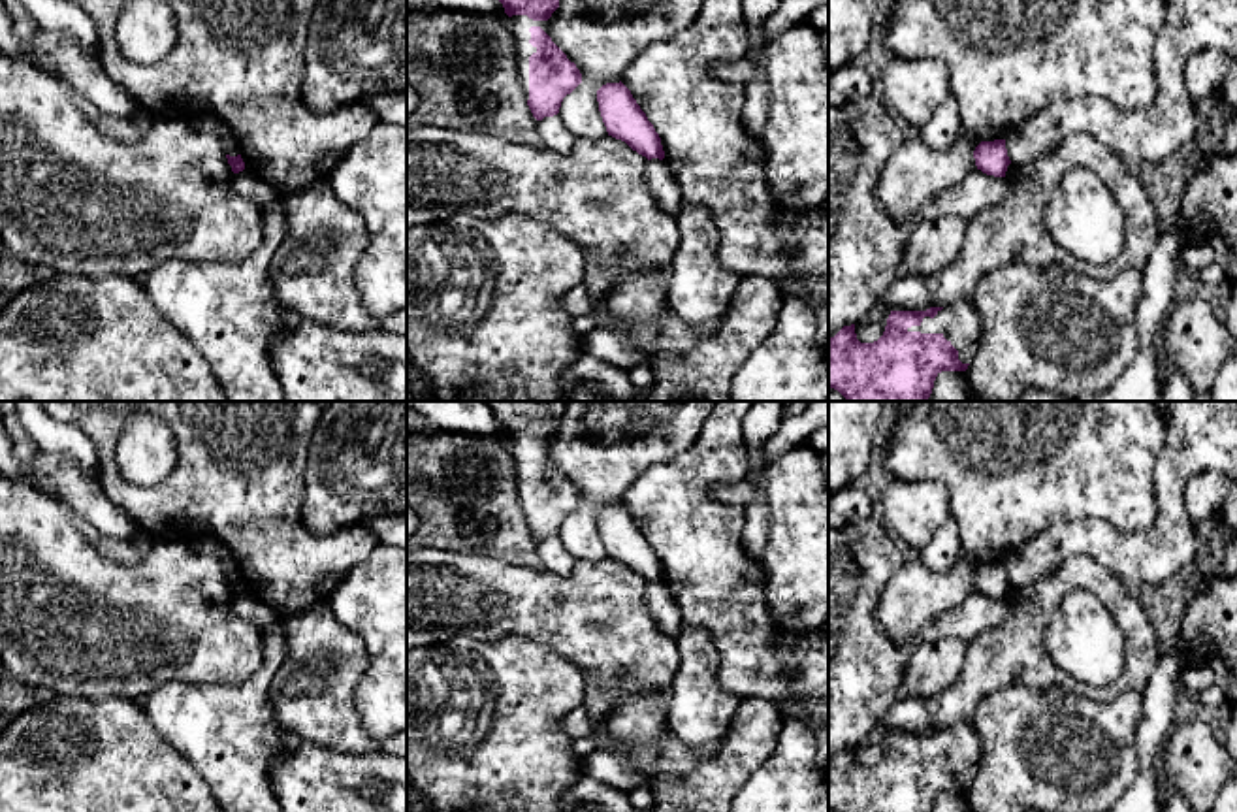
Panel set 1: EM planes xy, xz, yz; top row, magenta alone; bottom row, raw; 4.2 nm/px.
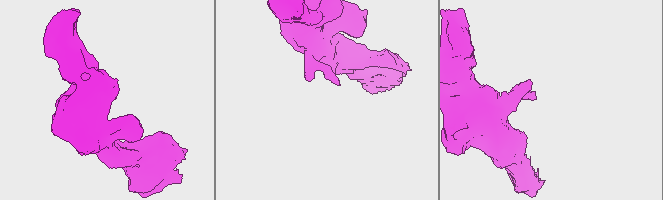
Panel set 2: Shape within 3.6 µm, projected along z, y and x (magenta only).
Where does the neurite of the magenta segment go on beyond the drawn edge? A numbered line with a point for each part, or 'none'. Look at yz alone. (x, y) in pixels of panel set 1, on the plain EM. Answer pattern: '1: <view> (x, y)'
1: yz (959, 745)

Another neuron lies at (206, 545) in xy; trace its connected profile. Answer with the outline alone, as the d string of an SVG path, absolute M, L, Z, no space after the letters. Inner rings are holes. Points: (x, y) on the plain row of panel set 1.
M209 535L190 537L188 546L198 554L215 558L220 563L230 556L230 550Z

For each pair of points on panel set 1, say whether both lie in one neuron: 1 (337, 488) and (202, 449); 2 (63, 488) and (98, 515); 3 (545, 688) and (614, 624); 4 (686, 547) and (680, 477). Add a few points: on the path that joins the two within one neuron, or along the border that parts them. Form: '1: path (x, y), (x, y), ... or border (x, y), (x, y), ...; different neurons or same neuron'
1: border (313, 436), (305, 468), (305, 524); different neurons
2: path (72, 488), (89, 505); same neuron
3: border (533, 639), (565, 656), (582, 673), (586, 686); different neurons
4: path (686, 530), (680, 517), (680, 494); same neuron

